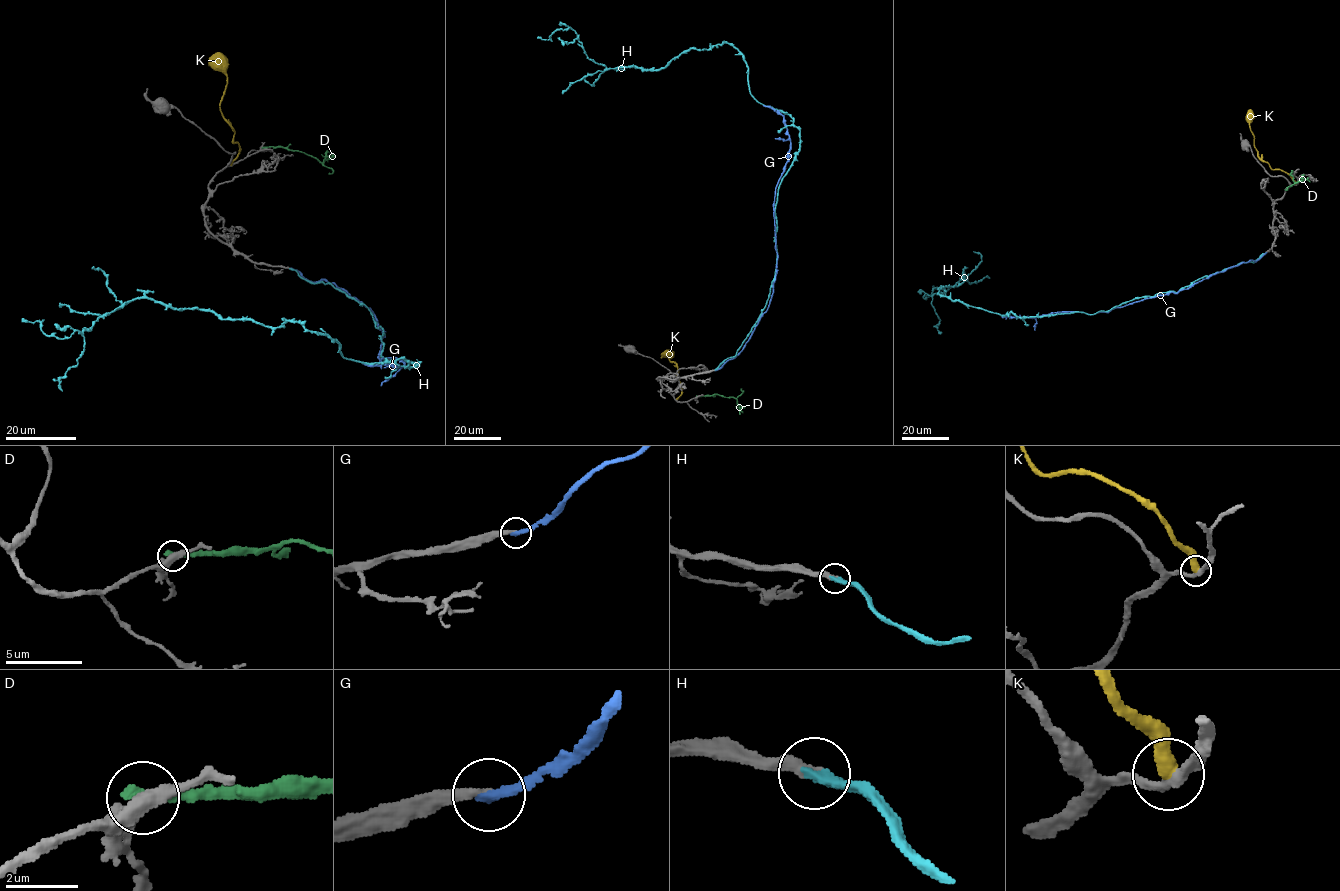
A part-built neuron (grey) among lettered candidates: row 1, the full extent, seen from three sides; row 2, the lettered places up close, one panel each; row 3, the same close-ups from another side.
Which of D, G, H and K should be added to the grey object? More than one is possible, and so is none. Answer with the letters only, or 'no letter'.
H

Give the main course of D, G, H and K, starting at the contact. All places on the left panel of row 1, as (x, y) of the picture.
D: (263, 147), (284, 147), (312, 155), (322, 162), (330, 155), (331, 151), (326, 150)
G: (291, 268), (312, 282), (333, 283), (370, 308), (385, 334), (380, 362), (395, 357), (404, 364), (362, 362)
H: (290, 269), (362, 303), (385, 362), (417, 366), (346, 359), (297, 322), (147, 298), (61, 339), (22, 318)
K: (231, 165), (239, 147), (233, 143), (233, 131), (220, 109), (226, 74), (224, 64), (214, 54)

